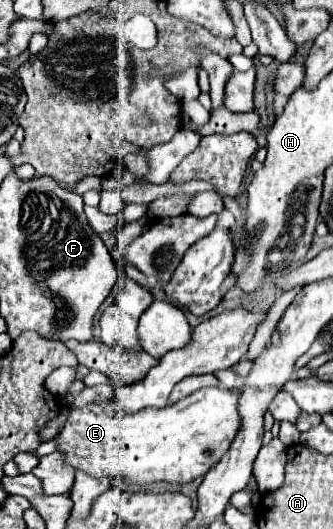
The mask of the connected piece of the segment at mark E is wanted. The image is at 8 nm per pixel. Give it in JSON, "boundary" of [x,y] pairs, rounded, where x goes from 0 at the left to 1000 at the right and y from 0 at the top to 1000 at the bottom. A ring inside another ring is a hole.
{"boundary":[[[610,732],[526,766],[502,766],[489,773],[435,773],[399,784],[363,784],[363,777],[351,777],[345,754],[243,773],[219,769],[195,807],[171,822],[177,853],[195,856],[207,879],[261,890],[279,902],[339,902],[351,909],[387,909],[411,917],[441,917],[459,909],[568,913],[646,883],[712,826],[724,811],[718,750],[718,735],[676,739],[664,732]]]}

